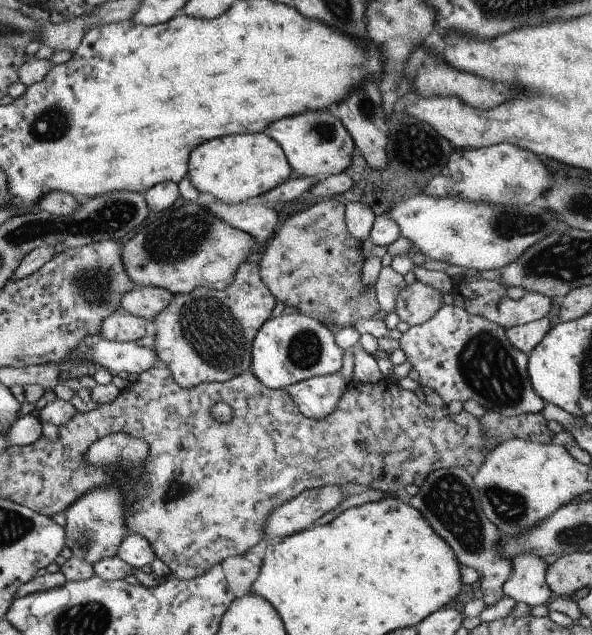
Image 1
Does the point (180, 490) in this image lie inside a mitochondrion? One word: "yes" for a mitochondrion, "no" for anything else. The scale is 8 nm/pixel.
yes

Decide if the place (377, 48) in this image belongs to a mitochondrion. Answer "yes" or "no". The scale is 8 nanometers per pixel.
no

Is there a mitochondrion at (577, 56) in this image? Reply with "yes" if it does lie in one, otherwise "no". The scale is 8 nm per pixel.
no

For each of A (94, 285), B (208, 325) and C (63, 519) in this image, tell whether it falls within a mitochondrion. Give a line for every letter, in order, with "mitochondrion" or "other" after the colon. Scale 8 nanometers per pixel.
A: mitochondrion
B: mitochondrion
C: other

